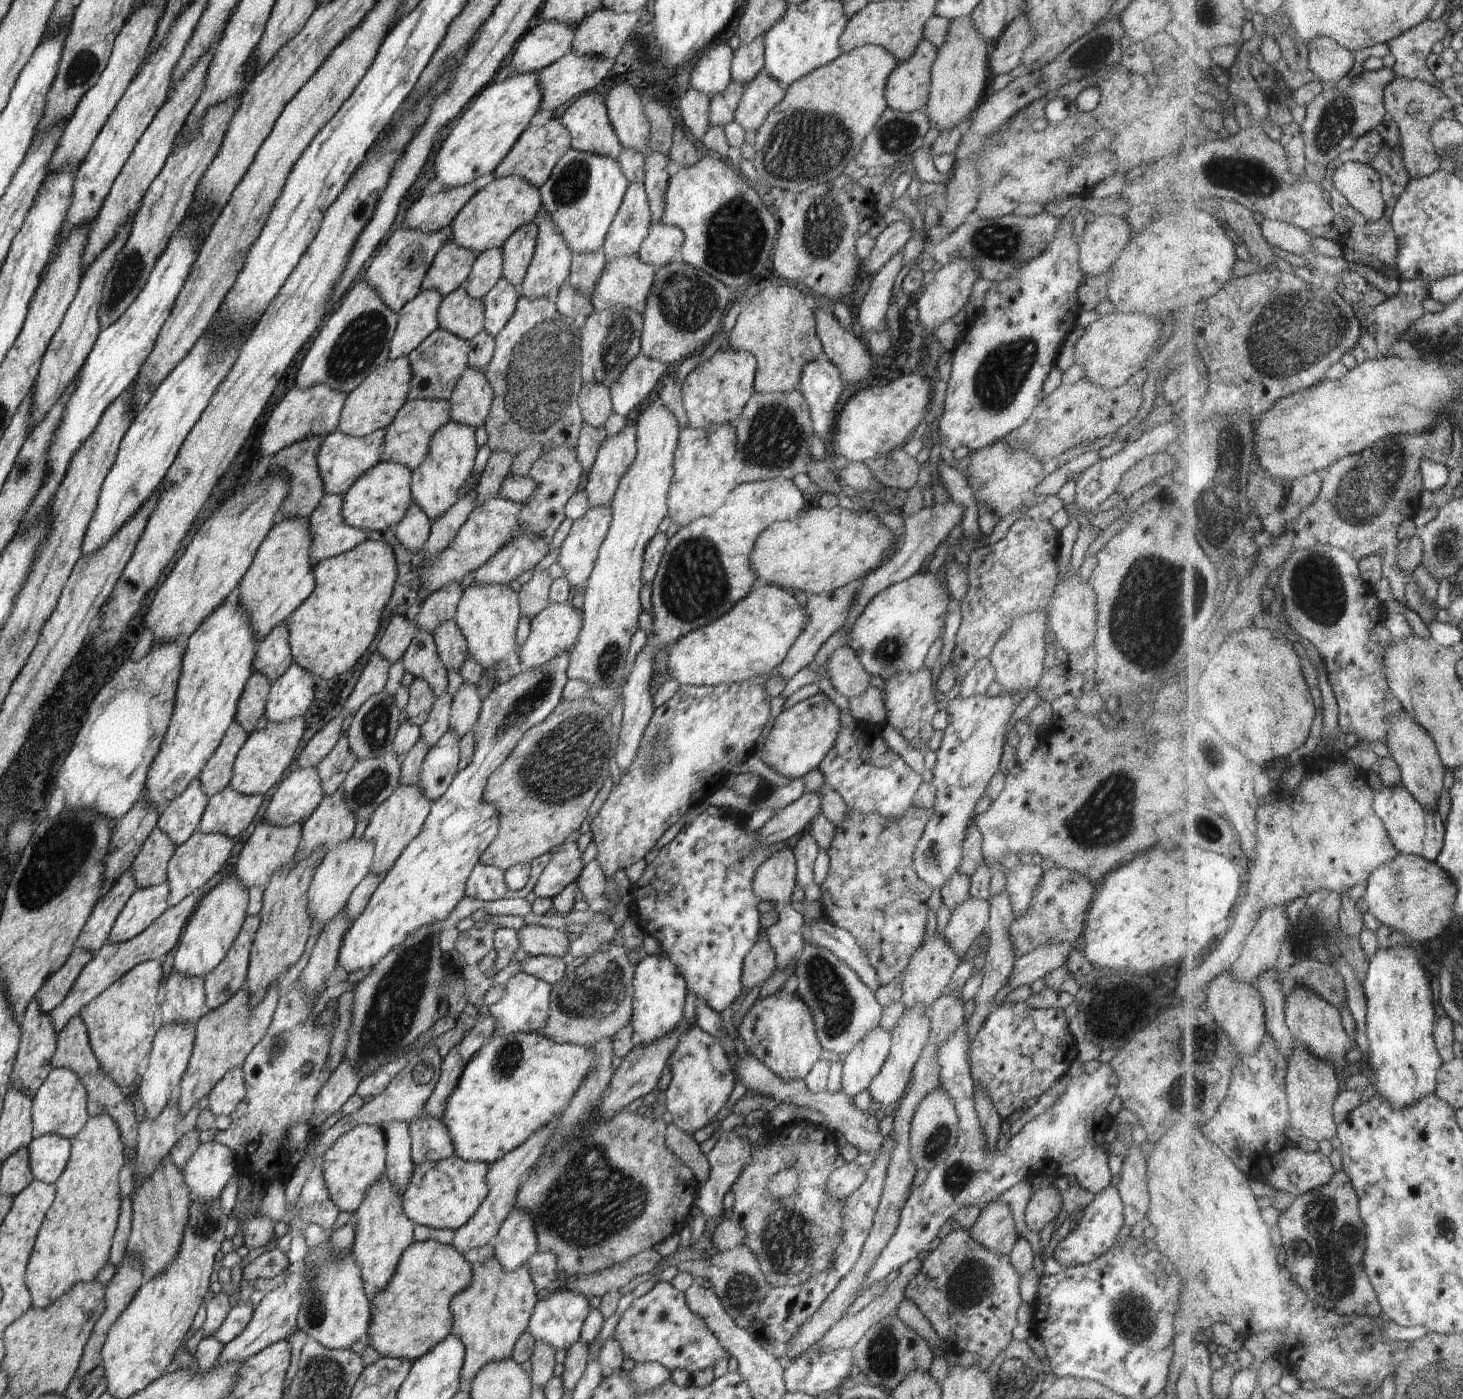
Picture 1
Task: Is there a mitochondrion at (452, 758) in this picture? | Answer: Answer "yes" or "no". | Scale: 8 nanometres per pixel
no

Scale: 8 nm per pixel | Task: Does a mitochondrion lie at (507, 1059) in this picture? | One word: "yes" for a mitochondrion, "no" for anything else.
yes

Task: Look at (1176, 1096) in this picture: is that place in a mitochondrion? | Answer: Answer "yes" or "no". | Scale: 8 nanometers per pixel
yes

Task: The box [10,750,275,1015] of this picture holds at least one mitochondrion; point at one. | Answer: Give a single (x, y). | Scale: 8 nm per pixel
(60, 867)

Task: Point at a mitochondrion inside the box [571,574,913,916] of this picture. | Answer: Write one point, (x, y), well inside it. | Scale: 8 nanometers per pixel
(654, 762)

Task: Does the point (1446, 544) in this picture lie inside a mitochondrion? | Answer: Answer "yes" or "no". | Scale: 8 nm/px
yes

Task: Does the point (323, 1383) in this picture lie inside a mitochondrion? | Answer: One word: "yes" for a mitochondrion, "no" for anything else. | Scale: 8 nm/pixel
yes

